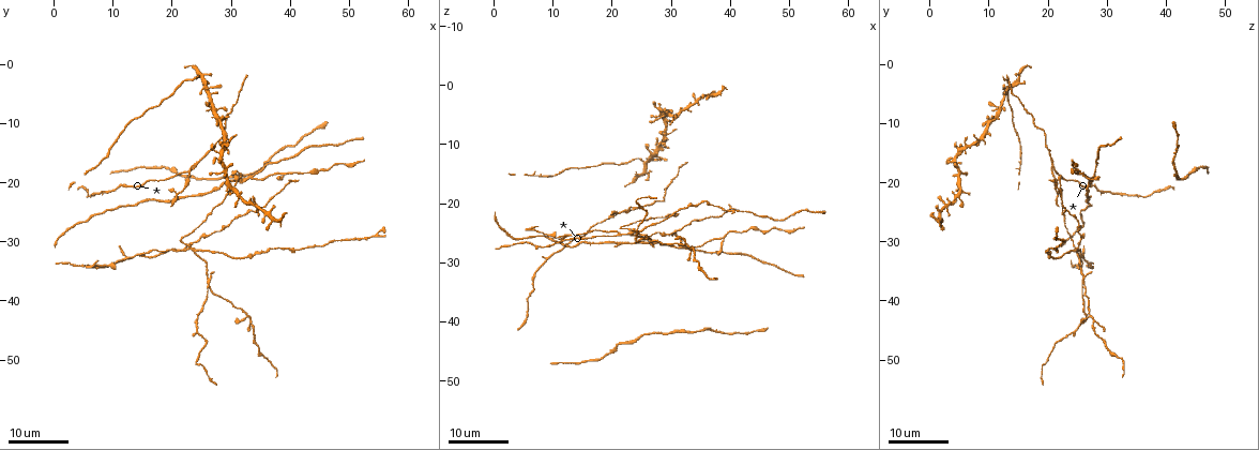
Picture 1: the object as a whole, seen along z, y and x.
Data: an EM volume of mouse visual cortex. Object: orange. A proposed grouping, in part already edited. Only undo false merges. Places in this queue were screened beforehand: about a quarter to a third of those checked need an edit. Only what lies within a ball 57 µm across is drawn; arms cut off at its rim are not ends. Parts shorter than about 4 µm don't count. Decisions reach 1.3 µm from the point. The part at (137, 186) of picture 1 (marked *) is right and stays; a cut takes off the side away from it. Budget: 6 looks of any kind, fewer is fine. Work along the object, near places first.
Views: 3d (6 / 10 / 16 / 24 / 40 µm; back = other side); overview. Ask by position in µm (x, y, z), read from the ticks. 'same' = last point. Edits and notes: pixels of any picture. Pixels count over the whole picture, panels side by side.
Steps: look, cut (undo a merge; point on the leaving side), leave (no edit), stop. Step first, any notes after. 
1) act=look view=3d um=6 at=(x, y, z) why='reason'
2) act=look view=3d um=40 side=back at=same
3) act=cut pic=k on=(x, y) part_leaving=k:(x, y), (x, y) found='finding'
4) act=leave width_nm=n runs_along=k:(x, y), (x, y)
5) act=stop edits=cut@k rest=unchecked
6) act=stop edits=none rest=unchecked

act=look view=3d um=24 at=(21.5, 22.5, 26.5) why='calibre changes'

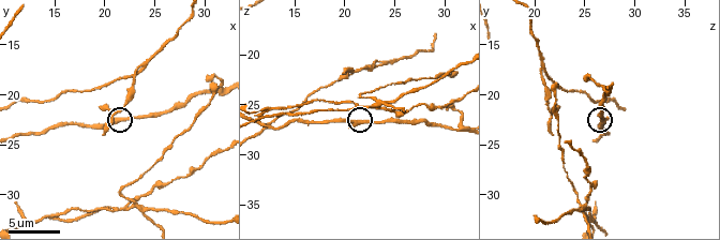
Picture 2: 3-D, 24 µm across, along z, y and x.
act=look view=3d um=6 at=(21.2, 22.4, 26.6) why='zoom in'

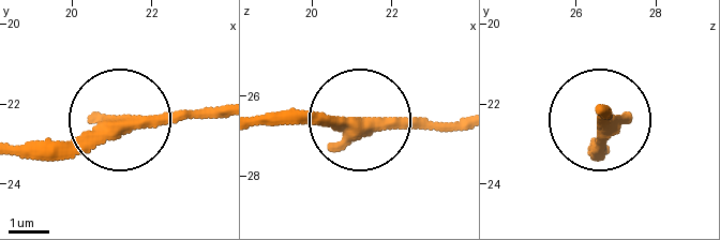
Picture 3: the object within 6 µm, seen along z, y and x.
act=leave found='all the same cell'

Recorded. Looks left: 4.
act=look view=3d um=24 at=(27.0, 8.0, 11.5) why='two arms at a narrow angle'

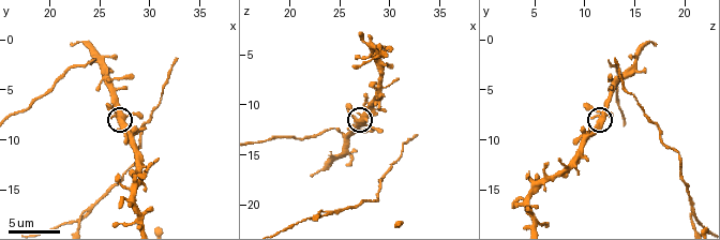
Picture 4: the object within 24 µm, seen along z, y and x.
act=look view=3d um=6 at=(27.0, 8.2, 11.6)

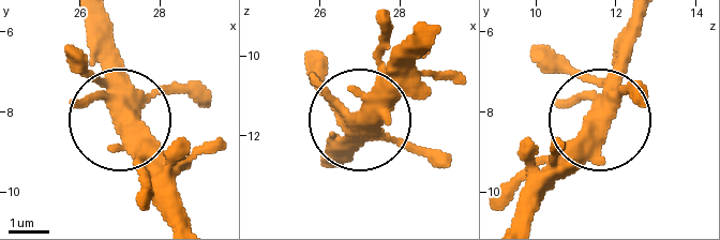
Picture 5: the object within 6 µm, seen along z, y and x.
act=leave width_nm=430 found='continuous, no second cell'

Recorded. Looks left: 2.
act=look view=3d um=24 at=(26.5, 37.5, 26.5) why='three arms meet'

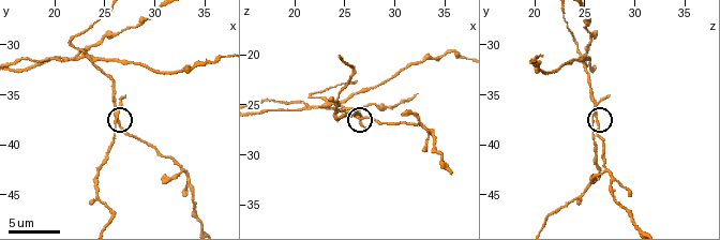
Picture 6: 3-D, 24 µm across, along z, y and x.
act=look view=3d um=6 at=(26.2, 37.8, 26.0)

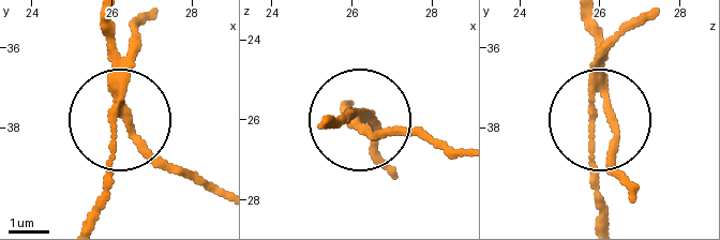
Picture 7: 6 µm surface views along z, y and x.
act=cut pic=7 on=(129, 136) width_nm=180 part_leaving=7:(116, 74), (109, 26) found='two cells meet here'

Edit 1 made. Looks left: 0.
act=stop edits=cut@7 rest=unchecked

